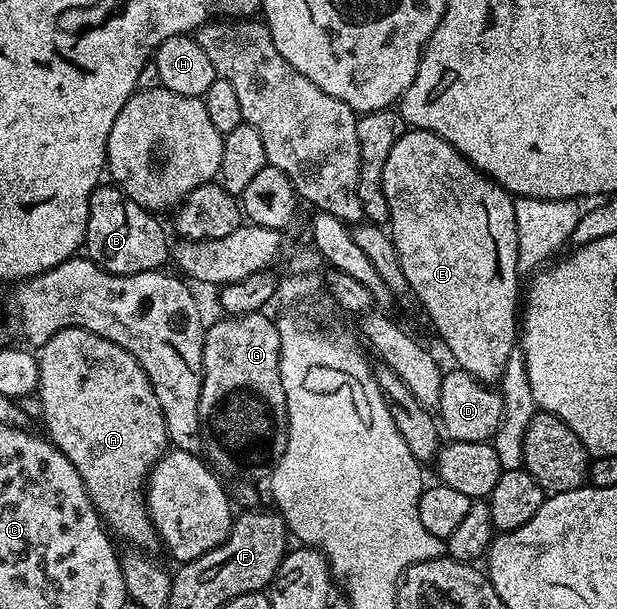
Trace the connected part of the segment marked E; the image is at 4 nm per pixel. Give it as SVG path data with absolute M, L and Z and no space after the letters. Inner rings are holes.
M422 128L407 130L395 142L391 154L387 154L387 162L383 162L383 178L381 179L383 194L387 194L387 206L389 207L388 231L391 233L393 245L399 254L399 266L403 266L403 274L407 277L412 299L421 303L423 311L429 315L435 331L441 335L447 351L453 355L452 363L461 368L467 374L471 374L476 380L497 382L505 372L509 359L515 356L515 349L519 344L519 292L517 296L517 231L515 230L515 210L513 209L514 197L505 189L500 188L495 181L490 180L484 172L474 166L465 156L455 150L443 138L439 138L434 132L424 132Z

